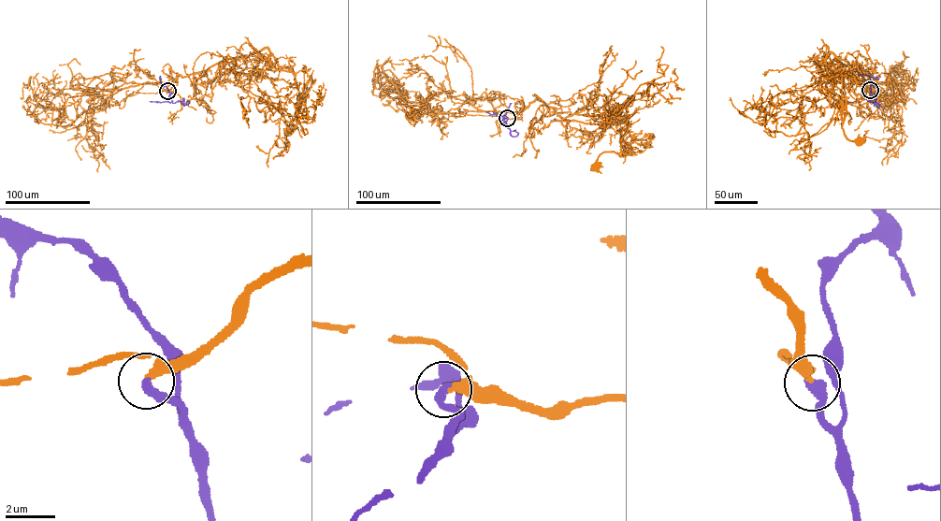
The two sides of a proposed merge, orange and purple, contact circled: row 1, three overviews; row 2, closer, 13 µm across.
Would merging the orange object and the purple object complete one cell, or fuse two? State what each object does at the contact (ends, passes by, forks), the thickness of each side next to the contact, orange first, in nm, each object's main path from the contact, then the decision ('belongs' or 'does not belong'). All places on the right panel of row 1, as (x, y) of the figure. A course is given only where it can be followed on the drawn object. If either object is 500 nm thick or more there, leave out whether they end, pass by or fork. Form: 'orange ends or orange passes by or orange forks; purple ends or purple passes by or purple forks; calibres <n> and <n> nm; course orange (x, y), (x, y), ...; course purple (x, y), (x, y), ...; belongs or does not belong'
orange forks; purple ends; calibres 190 and 400 nm; course orange (870, 90), (851, 73), (842, 75), (848, 63), (828, 54), (827, 72), (845, 97), (845, 136), (859, 142); course purple (870, 90), (872, 101), (879, 106), (875, 102), (874, 105), (874, 99); belongs

